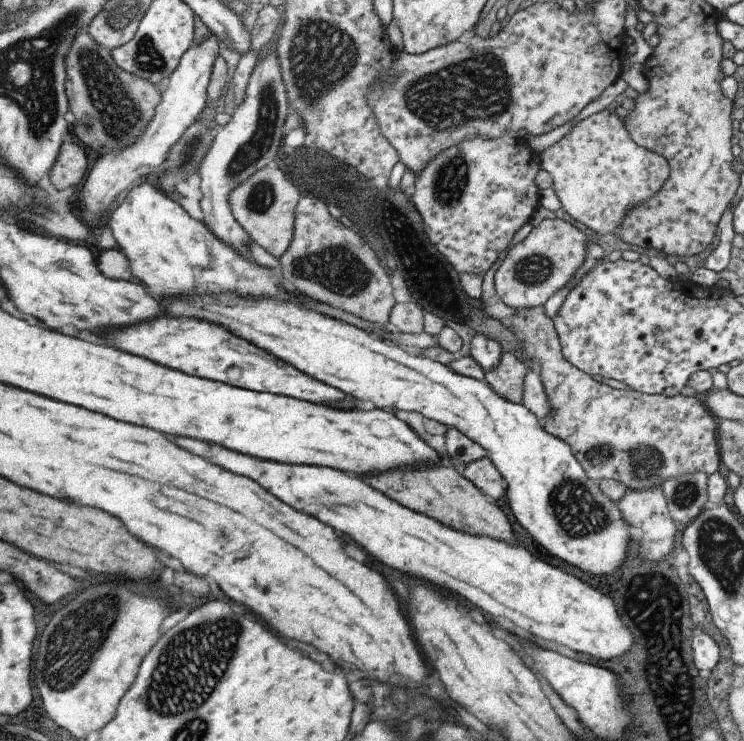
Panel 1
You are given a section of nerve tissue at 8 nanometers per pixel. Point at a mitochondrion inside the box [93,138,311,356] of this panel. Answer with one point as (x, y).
(260, 197)

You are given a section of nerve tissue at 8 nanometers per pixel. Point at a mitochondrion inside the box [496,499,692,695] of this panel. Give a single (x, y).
(679, 682)

